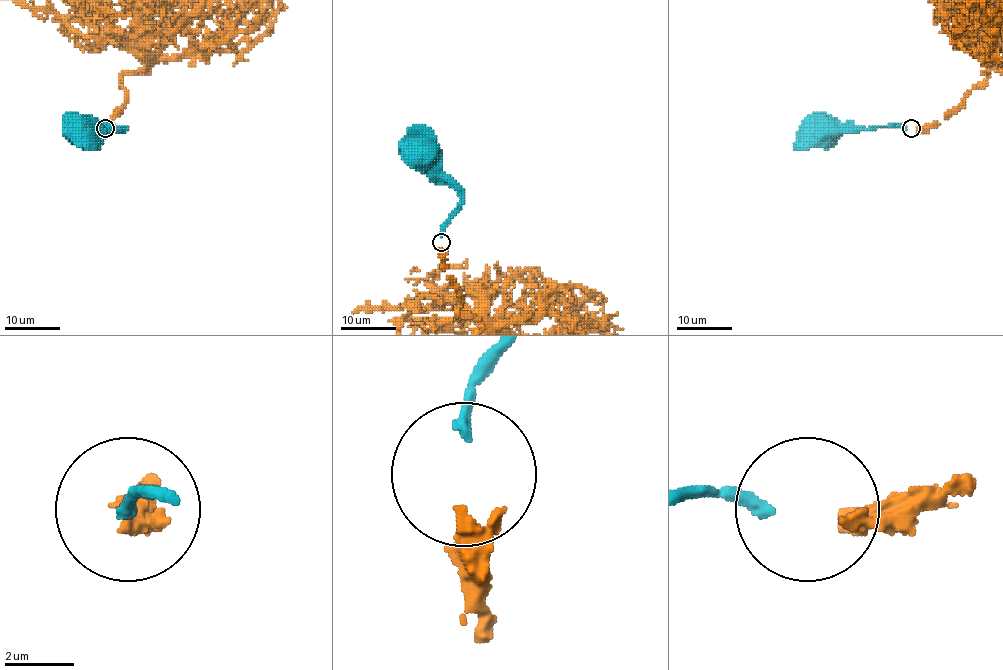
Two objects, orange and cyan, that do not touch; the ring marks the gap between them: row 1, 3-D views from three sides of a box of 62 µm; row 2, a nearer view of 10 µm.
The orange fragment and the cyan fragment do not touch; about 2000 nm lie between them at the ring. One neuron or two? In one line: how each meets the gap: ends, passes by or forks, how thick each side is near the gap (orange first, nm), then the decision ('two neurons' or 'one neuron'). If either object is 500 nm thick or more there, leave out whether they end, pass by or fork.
500/340 nm | one neuron

